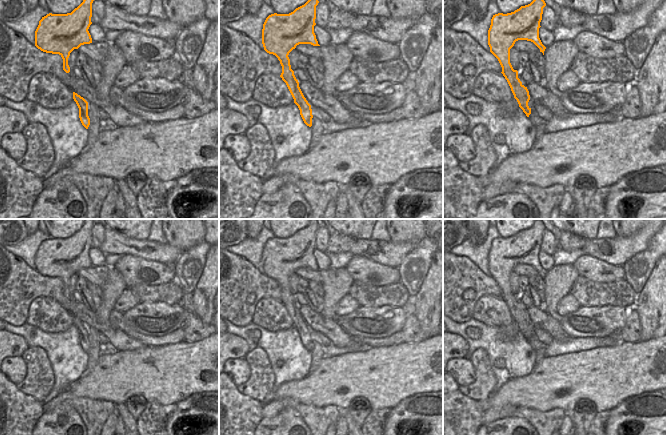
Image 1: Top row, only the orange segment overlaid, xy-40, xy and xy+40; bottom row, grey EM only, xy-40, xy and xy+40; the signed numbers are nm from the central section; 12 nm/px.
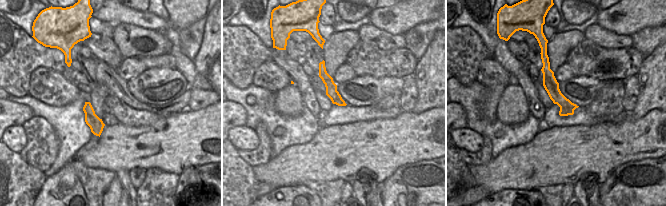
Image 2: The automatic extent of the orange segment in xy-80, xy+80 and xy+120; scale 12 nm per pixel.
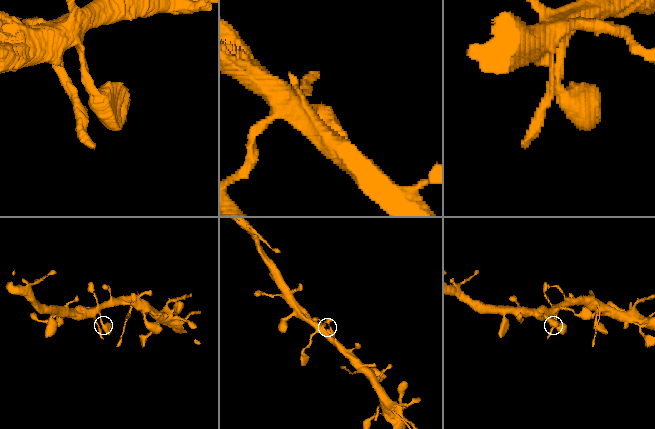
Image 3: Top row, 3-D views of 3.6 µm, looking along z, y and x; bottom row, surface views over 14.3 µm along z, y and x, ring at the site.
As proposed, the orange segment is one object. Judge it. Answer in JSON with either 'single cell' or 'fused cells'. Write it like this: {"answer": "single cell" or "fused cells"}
{"answer": "single cell"}

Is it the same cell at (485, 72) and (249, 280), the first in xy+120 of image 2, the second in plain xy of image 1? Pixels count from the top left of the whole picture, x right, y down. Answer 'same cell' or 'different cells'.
different cells

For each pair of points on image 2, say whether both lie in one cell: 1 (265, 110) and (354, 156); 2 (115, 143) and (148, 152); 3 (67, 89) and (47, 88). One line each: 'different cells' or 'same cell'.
1: different cells
2: same cell
3: same cell

